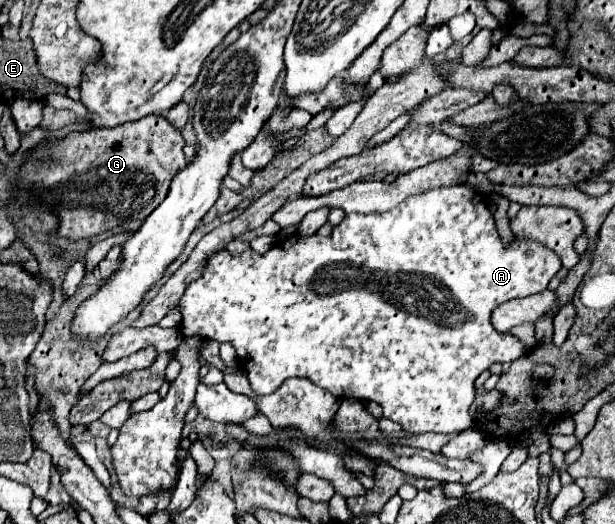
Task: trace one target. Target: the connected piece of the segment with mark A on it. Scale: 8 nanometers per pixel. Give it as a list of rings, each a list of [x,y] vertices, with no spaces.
[[[466,184],[456,186],[442,186],[428,192],[420,192],[416,196],[410,196],[396,208],[388,212],[374,212],[374,214],[346,214],[346,218],[334,226],[332,236],[288,236],[286,240],[280,240],[274,244],[266,254],[258,254],[252,248],[244,250],[242,254],[230,254],[228,250],[214,252],[206,260],[206,268],[202,276],[186,286],[184,296],[178,302],[178,310],[182,314],[180,332],[182,336],[200,336],[206,340],[216,340],[220,344],[230,342],[238,352],[238,362],[242,370],[246,372],[250,386],[258,396],[266,396],[274,392],[284,380],[292,376],[308,378],[320,388],[326,388],[338,398],[350,398],[350,400],[374,400],[382,406],[384,418],[394,420],[402,424],[402,428],[410,434],[454,434],[470,428],[474,424],[470,416],[470,406],[474,402],[474,380],[488,370],[496,362],[514,362],[522,354],[526,354],[526,346],[520,338],[512,334],[500,334],[490,324],[492,310],[512,298],[522,298],[530,294],[538,294],[546,290],[548,282],[554,278],[554,274],[562,268],[562,262],[556,252],[546,248],[544,244],[536,240],[520,240],[514,238],[510,244],[506,244],[494,224],[494,218],[486,206],[486,200],[478,196],[478,192],[472,192]]]

